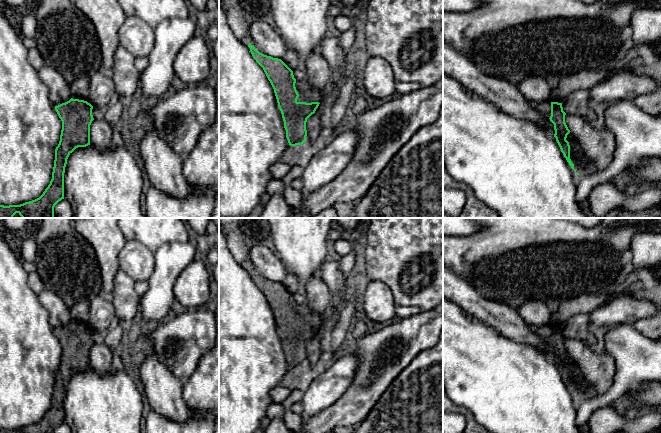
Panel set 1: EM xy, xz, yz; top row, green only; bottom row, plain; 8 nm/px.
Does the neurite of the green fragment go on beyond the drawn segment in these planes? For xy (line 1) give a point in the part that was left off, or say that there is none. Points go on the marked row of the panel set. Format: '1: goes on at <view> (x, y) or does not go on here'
1: does not go on here

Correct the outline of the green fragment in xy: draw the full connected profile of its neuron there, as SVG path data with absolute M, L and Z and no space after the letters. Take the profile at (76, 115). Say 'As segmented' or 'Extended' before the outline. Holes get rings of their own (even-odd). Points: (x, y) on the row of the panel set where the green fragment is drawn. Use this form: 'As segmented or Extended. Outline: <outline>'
As segmented. Outline: M73 99L55 106L55 110L62 121L60 141L55 149L55 160L50 184L43 194L32 201L20 205L0 205L0 218L13 218L18 213L22 218L54 218L55 205L64 199L64 173L69 155L78 147L90 145L90 125L94 120L93 106L84 100Z

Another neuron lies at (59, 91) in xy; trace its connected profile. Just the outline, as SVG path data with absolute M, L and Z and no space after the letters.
M44 65L38 70L38 76L48 87L49 99L54 106L58 106L71 99L70 86L56 69Z

